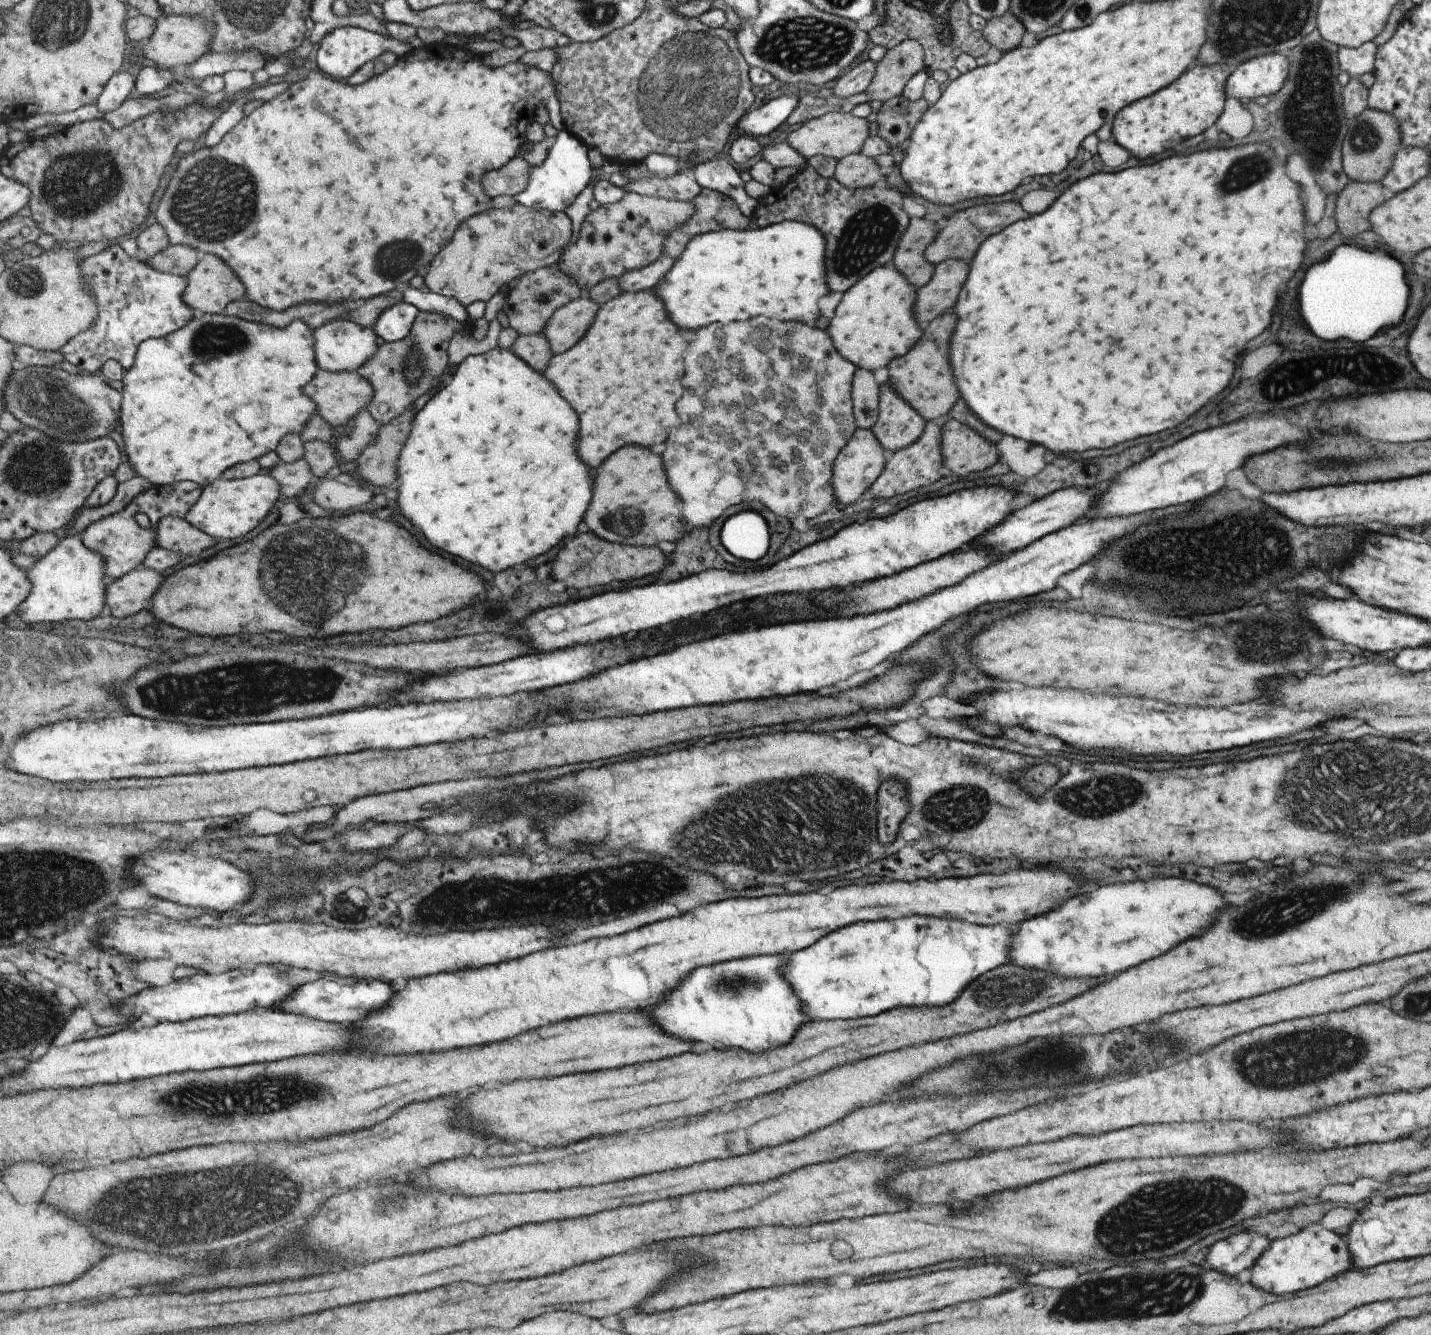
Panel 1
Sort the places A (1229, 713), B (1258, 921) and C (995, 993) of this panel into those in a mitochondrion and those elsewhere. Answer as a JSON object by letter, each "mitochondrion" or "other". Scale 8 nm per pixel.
{"A":"other","B":"mitochondrion","C":"mitochondrion"}

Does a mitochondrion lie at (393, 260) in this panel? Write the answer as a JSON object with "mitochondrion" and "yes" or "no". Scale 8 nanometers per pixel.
{"mitochondrion":"yes"}

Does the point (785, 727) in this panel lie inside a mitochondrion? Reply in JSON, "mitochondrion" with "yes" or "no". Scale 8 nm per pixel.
{"mitochondrion":"no"}

